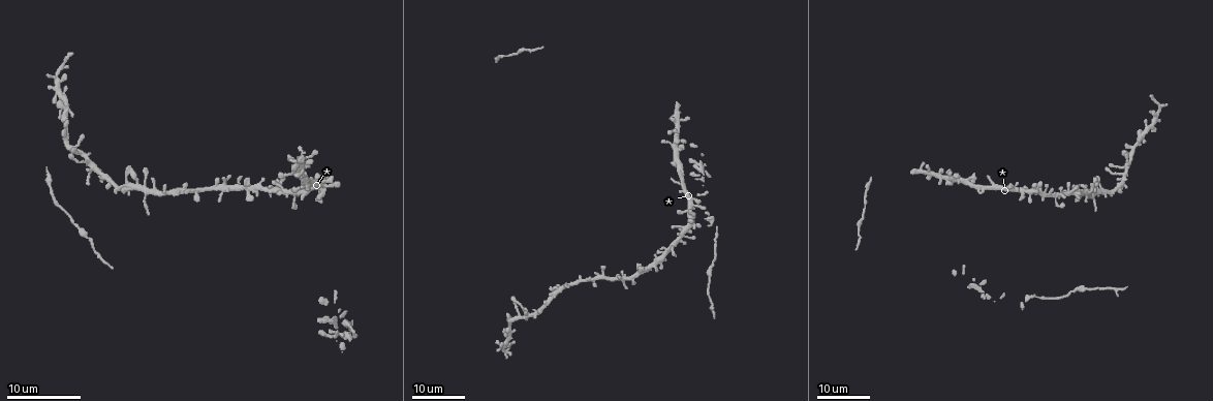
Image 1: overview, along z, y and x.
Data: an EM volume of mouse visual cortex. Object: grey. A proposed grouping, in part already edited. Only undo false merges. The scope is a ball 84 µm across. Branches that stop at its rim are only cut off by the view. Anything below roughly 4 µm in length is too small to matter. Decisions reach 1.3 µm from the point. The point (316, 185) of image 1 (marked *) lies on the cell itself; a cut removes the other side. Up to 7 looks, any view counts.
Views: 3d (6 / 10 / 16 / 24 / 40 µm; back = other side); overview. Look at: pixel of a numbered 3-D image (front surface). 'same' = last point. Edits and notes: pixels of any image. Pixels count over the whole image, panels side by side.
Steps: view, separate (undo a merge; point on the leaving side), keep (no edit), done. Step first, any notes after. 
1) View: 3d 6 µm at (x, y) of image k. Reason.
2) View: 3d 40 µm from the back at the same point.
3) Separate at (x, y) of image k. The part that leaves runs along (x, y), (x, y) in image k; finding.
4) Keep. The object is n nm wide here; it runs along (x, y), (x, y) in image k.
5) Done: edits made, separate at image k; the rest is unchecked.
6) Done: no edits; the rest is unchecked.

View: 3d 24 µm at (307, 186) of image 1.

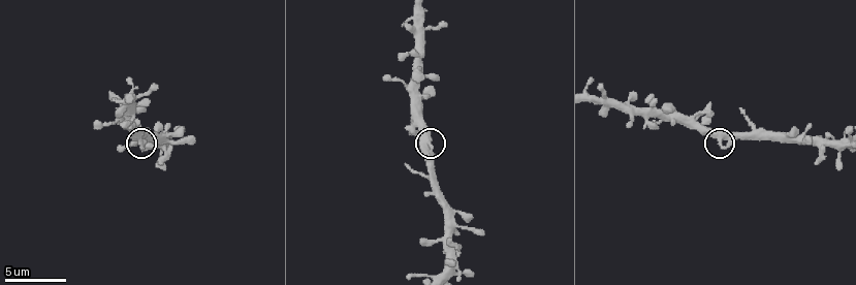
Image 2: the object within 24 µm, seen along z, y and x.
View: 3d 6 µm at (720, 148) of image 2.

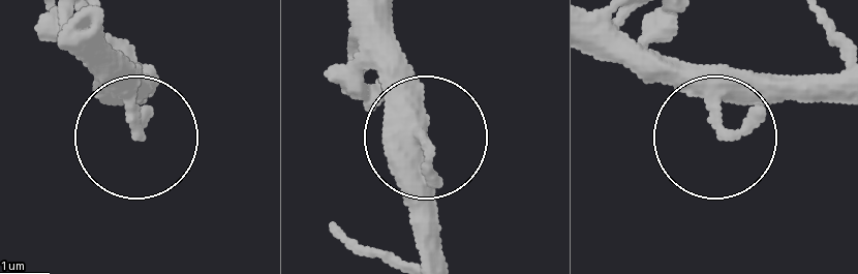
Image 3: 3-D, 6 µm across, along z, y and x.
View: 3d 6 µm from the back at (138, 132) of image 3.

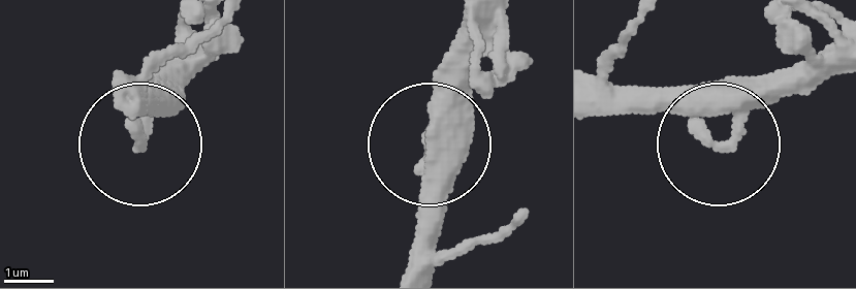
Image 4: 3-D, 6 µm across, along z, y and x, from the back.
Keep. Continuous, no second cell.

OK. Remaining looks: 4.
View: 3d 16 µm at (1055, 196) of image 1. Thin arm on a thick one.

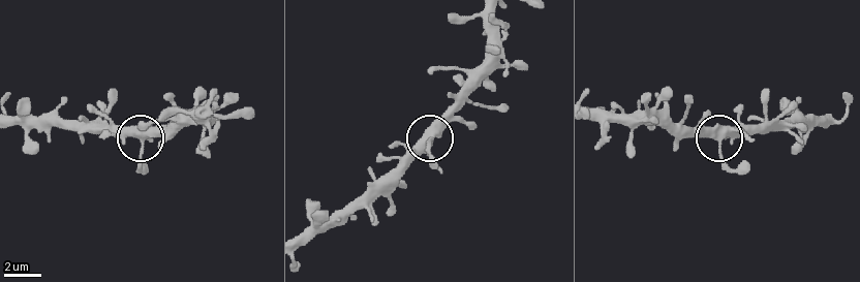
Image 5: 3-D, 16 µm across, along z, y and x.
View: 3d 10 µm at (143, 138) of image 5. Zoom in.

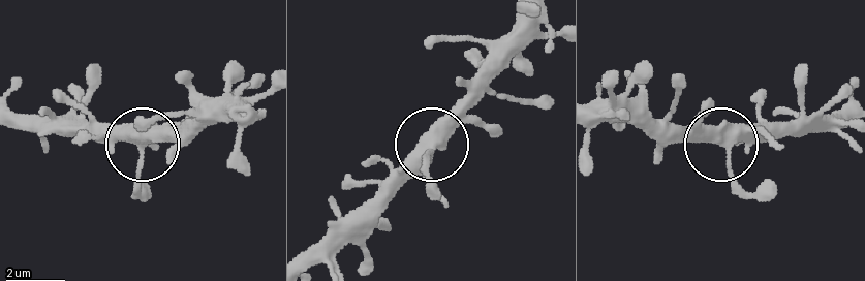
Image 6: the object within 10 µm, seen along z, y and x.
Keep. The object is 360 nm wide here; it runs along (518, 17), (503, 68), (432, 143), (429, 177) in image 6; continuous, no second cell.

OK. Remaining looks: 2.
View: 3d 24 µm at (60, 70) of image 1. Small branch off a trunk.

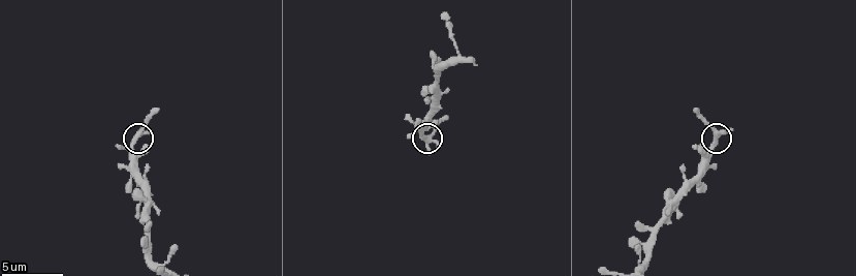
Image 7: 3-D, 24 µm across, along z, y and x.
View: 3d 6 µm at (715, 138) of image 7.

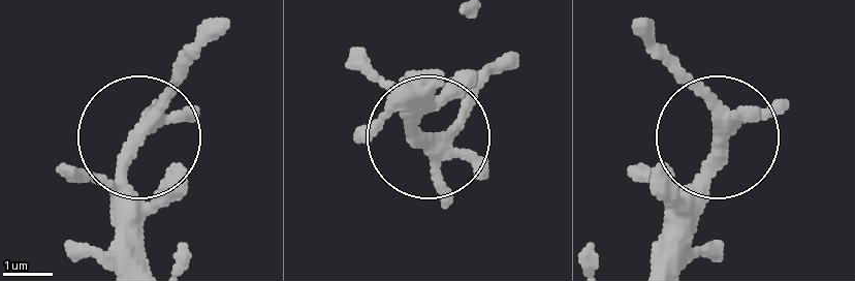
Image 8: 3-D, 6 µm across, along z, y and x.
Keep. It runs along (650, 258), (711, 134), (699, 97), (654, 53) in image 8; continuous, no second cell.

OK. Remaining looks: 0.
Done: no edits; the rest is unchecked.

